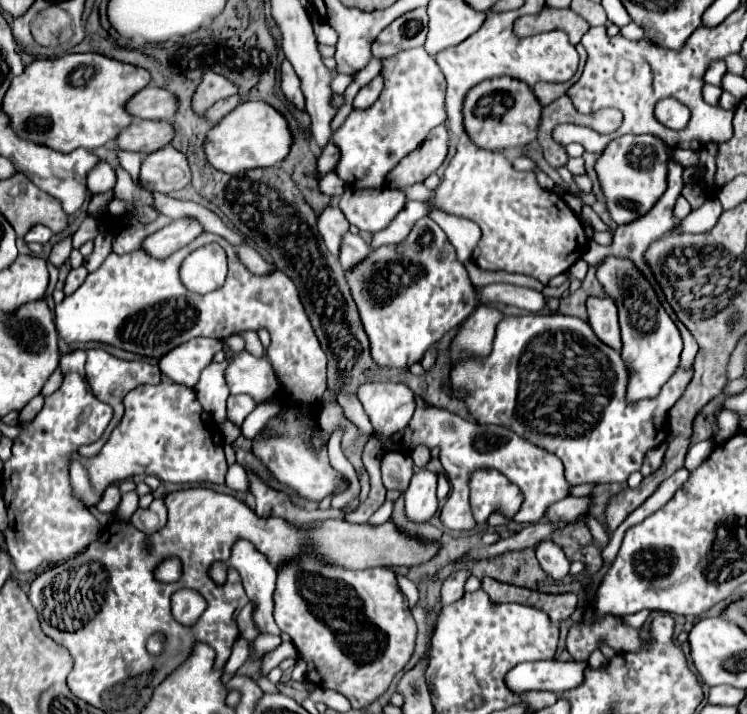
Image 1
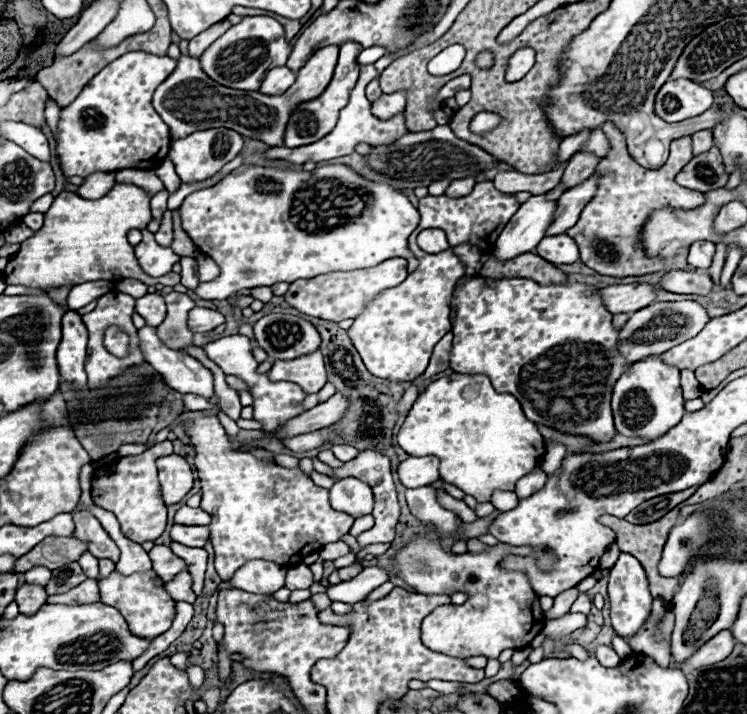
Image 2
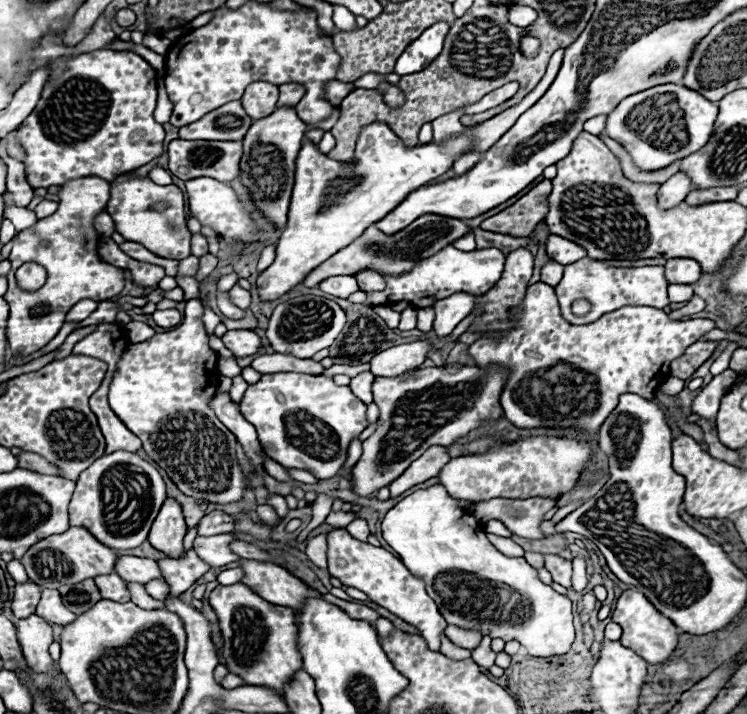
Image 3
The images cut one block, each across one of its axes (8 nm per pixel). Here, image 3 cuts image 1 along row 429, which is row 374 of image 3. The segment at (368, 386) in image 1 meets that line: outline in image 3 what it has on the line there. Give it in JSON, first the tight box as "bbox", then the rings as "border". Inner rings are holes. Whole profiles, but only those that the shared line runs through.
{"bbox":[370,340,434,378],"border":[[[416,340],[410,344],[398,344],[398,346],[386,348],[370,360],[370,372],[374,376],[384,376],[384,378],[402,376],[406,374],[406,370],[418,368],[426,360],[426,354],[432,346],[434,342]]]}

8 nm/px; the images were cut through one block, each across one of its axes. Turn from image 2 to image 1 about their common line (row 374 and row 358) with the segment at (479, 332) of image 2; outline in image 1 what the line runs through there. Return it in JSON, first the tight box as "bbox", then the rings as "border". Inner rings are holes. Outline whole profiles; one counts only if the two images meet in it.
{"bbox":[452,314,692,486],"border":[[[528,314],[508,316],[508,320],[502,320],[496,328],[492,354],[482,362],[470,360],[458,364],[452,370],[452,384],[470,392],[464,402],[476,422],[506,426],[520,438],[558,456],[564,464],[568,484],[578,486],[594,482],[626,482],[632,472],[640,470],[644,454],[668,438],[668,410],[684,394],[690,374],[692,370],[686,372],[678,368],[658,398],[626,406],[626,368],[622,366],[620,352],[598,340],[590,324],[576,316]]]}

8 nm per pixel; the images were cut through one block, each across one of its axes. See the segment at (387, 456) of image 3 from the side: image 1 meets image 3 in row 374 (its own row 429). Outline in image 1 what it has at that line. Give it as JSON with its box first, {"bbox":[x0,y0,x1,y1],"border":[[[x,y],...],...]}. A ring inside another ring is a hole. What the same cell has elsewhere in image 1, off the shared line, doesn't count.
{"bbox":[346,394,572,532],"border":[[[416,394],[416,410],[414,410],[414,416],[406,428],[402,428],[390,436],[374,436],[372,434],[368,438],[368,442],[362,450],[362,462],[370,470],[370,494],[368,494],[366,502],[360,504],[358,510],[354,510],[352,514],[346,512],[348,522],[364,524],[384,504],[387,490],[382,484],[380,470],[380,460],[384,458],[384,454],[386,452],[410,454],[416,446],[426,446],[430,450],[440,448],[440,462],[442,462],[442,468],[444,468],[446,478],[448,478],[450,488],[452,488],[450,496],[442,508],[440,520],[450,530],[460,532],[460,530],[476,528],[476,520],[472,518],[470,502],[468,502],[468,490],[470,490],[468,482],[470,482],[470,476],[480,468],[494,468],[494,470],[502,472],[524,494],[524,504],[512,520],[508,520],[508,518],[500,520],[498,516],[494,516],[488,520],[490,526],[502,526],[508,522],[528,522],[528,524],[540,522],[544,518],[546,506],[566,498],[568,490],[572,488],[562,474],[562,462],[558,462],[558,458],[554,458],[552,454],[546,454],[546,450],[542,450],[530,442],[524,442],[522,438],[518,438],[518,434],[514,434],[512,430],[506,430],[502,426],[470,422],[470,420],[464,420],[458,414],[452,414],[448,410],[442,410],[436,406],[426,406],[424,398]]]}

